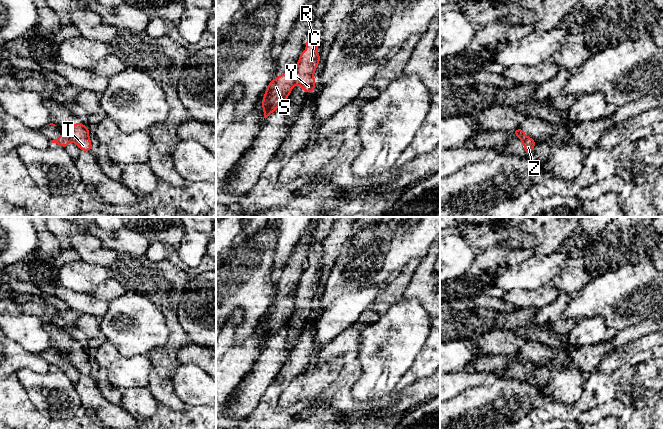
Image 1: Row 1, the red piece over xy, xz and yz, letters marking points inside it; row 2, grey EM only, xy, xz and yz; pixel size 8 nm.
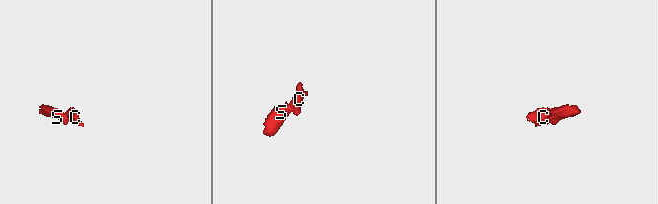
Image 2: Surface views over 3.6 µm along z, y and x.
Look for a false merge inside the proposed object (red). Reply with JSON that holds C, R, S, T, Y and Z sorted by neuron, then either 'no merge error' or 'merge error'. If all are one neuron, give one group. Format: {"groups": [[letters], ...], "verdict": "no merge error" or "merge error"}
{"groups": [["C", "R", "T", "Y"], ["S", "Z"]], "verdict": "merge error"}

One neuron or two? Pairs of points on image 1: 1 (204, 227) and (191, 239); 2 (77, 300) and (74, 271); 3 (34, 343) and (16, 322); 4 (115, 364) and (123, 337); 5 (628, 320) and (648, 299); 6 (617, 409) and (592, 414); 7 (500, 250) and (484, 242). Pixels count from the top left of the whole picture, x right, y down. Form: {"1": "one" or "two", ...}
{"1": "two", "2": "two", "3": "one", "4": "two", "5": "one", "6": "one", "7": "one"}

